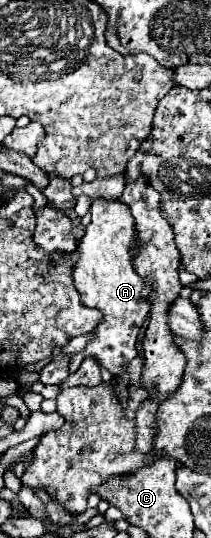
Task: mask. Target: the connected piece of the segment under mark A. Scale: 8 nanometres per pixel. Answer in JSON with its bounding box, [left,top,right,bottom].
[74,199,154,377]

